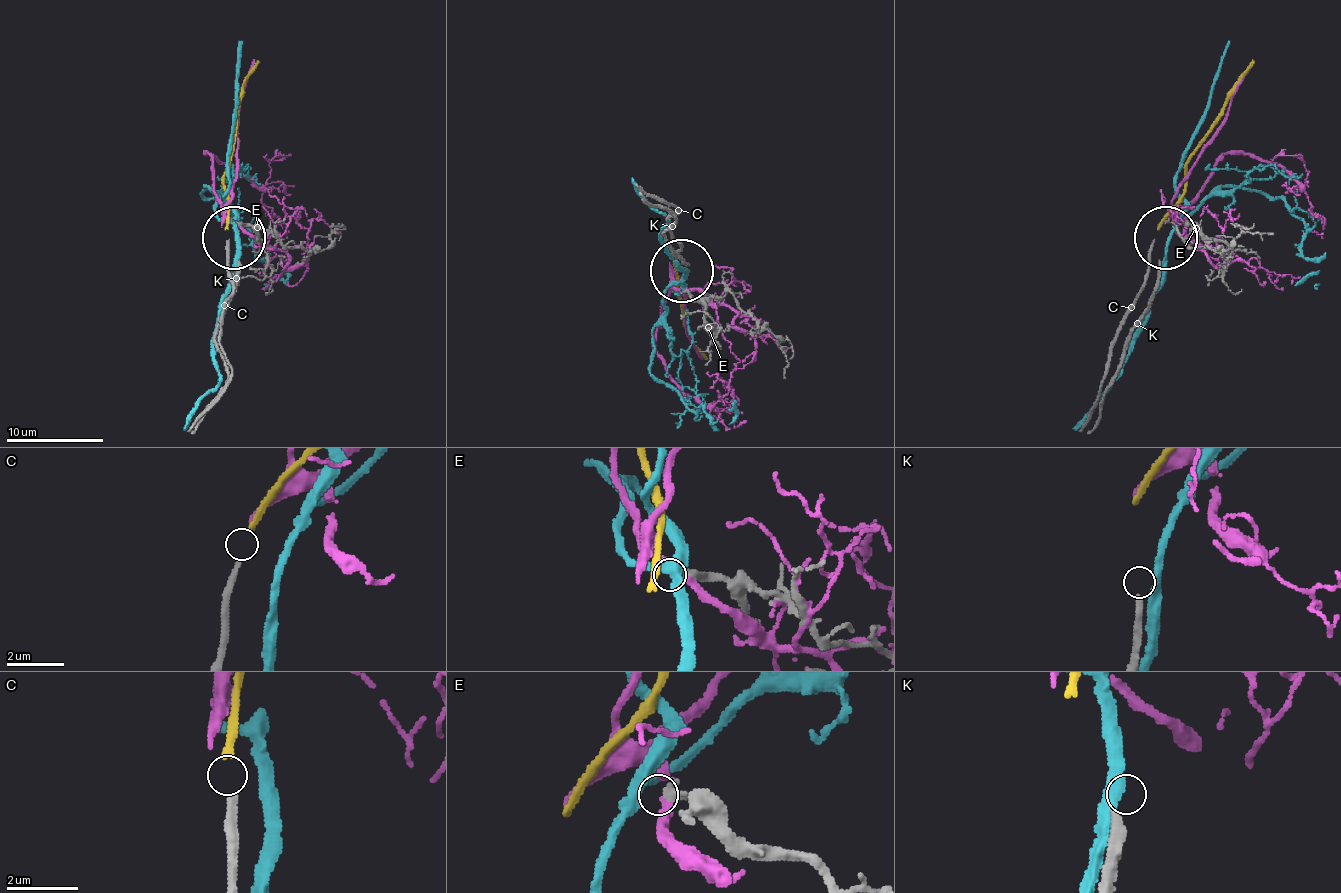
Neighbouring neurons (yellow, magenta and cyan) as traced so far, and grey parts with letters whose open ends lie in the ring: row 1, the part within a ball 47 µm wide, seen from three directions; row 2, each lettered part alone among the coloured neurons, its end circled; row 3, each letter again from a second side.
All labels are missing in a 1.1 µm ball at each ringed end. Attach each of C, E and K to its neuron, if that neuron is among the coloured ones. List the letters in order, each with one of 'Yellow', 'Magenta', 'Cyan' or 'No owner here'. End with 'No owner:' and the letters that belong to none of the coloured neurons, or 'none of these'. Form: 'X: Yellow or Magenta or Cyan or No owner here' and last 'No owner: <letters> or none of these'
C: Yellow
E: Cyan
K: No owner here
No owner: K

